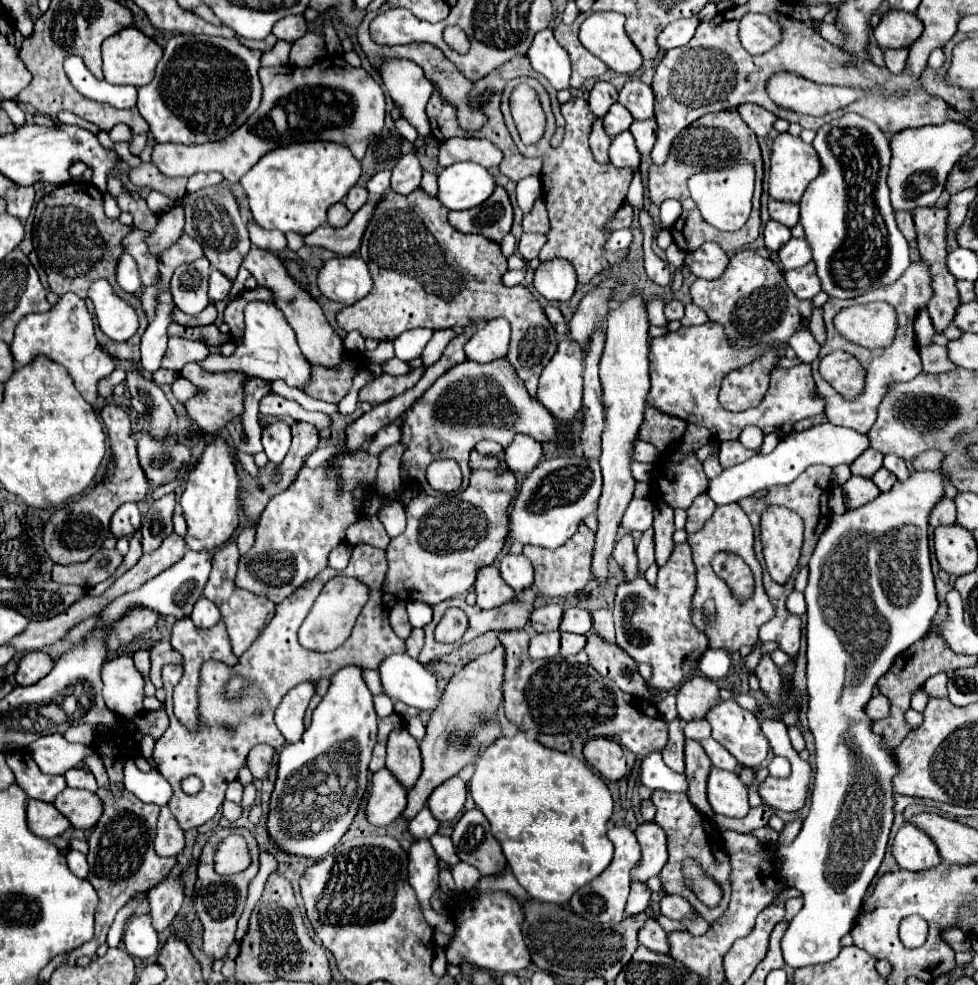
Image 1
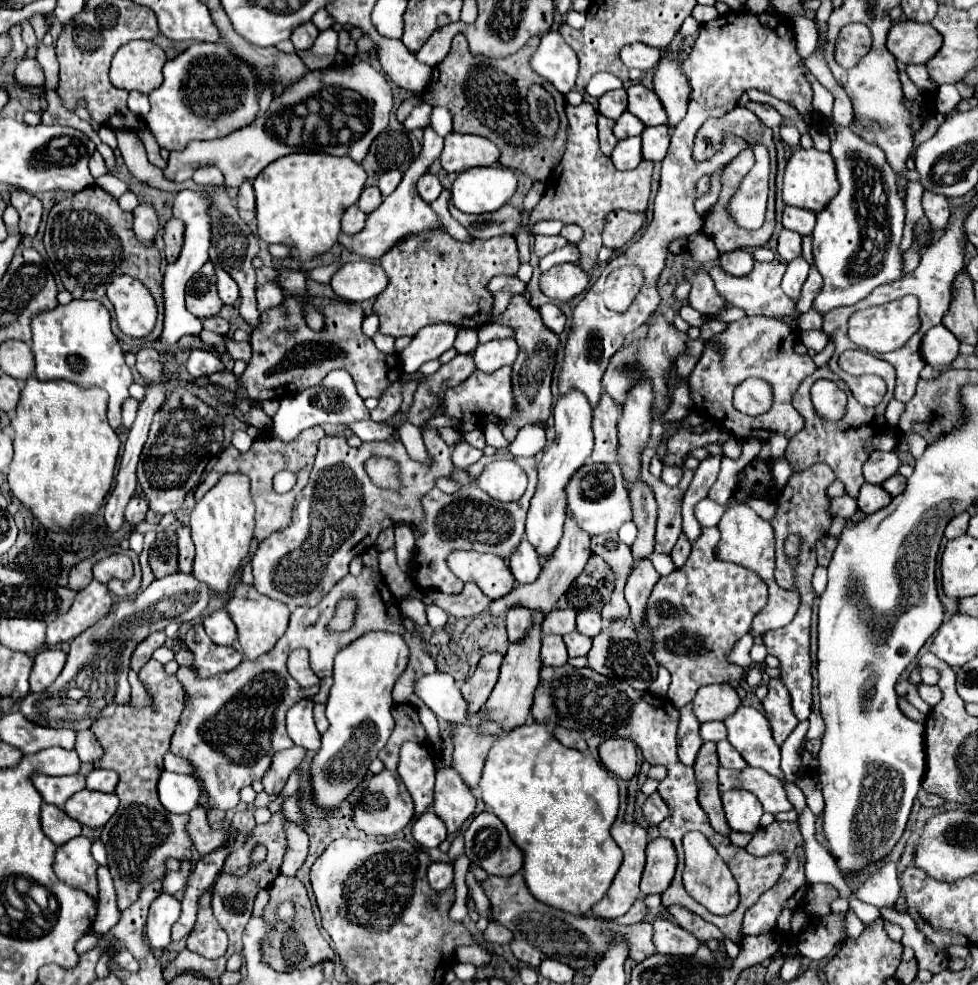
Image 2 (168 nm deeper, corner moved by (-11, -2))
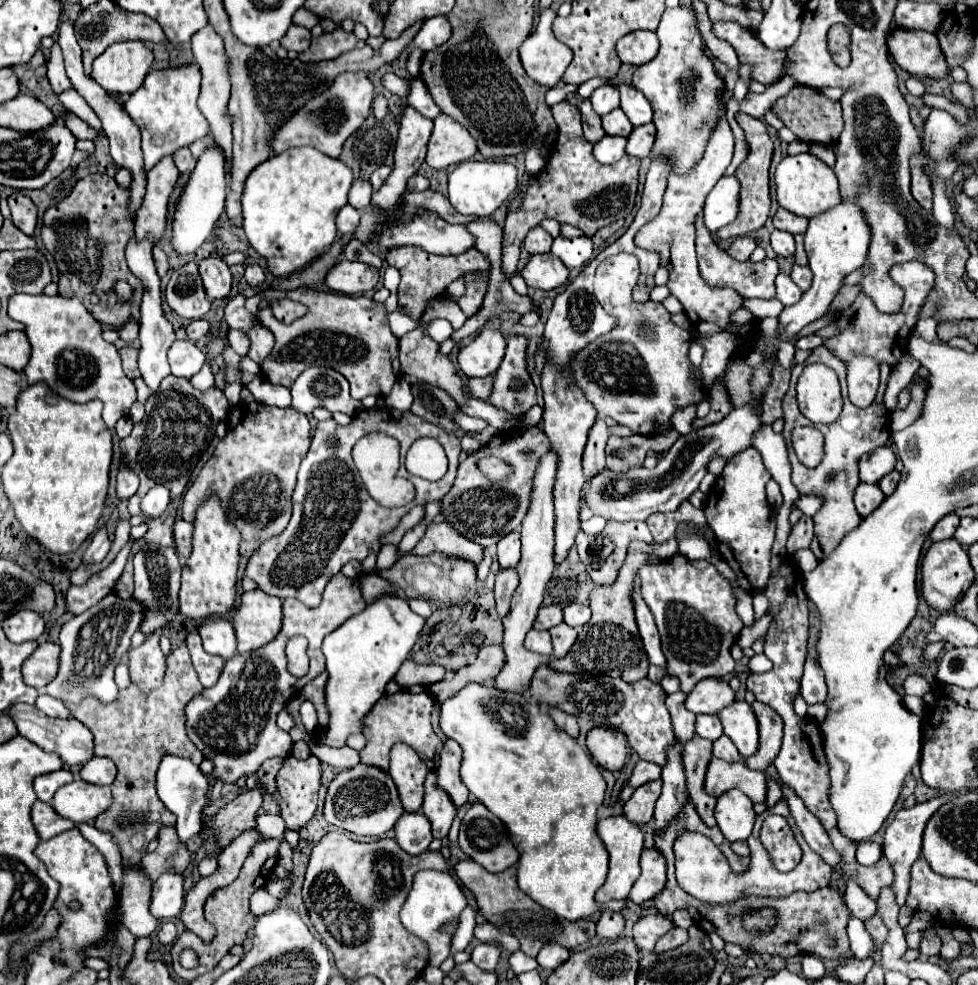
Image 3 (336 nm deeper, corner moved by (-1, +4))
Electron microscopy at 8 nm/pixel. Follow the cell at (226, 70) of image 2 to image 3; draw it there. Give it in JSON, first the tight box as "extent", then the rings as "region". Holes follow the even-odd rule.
{"extent":[124,65,210,173],"region":[[[196,65],[150,71],[138,91],[130,95],[124,103],[124,109],[138,121],[142,129],[142,153],[144,153],[144,171],[148,173],[162,157],[172,155],[174,149],[188,147],[196,139],[208,135],[210,127],[206,117],[200,113],[196,101],[200,93],[200,73]]]}

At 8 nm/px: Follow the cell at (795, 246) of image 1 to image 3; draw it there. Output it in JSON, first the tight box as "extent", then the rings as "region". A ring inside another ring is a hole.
{"extent":[776,273,802,305],"region":[[[780,273],[780,275],[776,277],[776,297],[778,297],[784,305],[794,305],[794,303],[800,301],[802,291],[798,289],[798,285],[794,285],[794,283],[790,281],[788,275]]]}

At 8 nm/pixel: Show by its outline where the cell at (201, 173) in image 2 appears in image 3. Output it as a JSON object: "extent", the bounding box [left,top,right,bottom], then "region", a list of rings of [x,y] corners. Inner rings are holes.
{"extent":[172,147,196,173],"region":[[[182,147],[182,149],[174,151],[172,157],[174,157],[174,163],[176,163],[180,173],[188,173],[188,171],[192,171],[196,167],[196,159],[190,155],[188,147]]]}

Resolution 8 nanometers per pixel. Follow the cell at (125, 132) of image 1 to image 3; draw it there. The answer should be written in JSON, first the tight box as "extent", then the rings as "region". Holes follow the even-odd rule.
{"extent":[58,89,100,131],"region":[[[66,89],[66,91],[62,91],[62,93],[58,95],[58,99],[60,99],[60,103],[62,103],[68,111],[72,111],[72,113],[78,115],[80,119],[84,119],[90,127],[94,127],[96,131],[100,131],[98,117],[96,117],[96,113],[88,107],[88,103],[84,101],[82,95],[78,95],[74,89]]]}

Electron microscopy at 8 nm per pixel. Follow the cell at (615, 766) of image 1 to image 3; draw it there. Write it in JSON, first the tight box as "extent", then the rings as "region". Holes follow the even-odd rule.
{"extent":[586,727,626,771],"region":[[[594,727],[586,737],[586,747],[602,769],[620,771],[626,763],[626,735],[618,729]]]}

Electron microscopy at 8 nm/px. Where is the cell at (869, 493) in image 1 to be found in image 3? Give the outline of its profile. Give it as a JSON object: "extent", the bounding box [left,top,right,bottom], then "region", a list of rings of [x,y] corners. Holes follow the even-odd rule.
{"extent":[854,483,884,517],"region":[[[866,483],[858,485],[856,495],[854,495],[854,503],[856,503],[856,509],[862,517],[868,517],[882,501],[884,501],[884,493],[880,491],[878,485],[866,485]]]}

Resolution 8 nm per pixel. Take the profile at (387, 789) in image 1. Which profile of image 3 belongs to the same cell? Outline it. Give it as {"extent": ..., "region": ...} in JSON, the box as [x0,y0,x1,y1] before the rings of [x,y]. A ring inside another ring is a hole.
{"extent":[324,763,404,837],"region":[[[358,763],[352,769],[340,771],[326,793],[326,803],[324,803],[324,819],[344,831],[356,833],[356,835],[370,835],[370,837],[378,837],[388,833],[396,821],[400,819],[400,815],[404,813],[402,803],[398,799],[398,791],[396,785],[392,781],[392,777],[376,767],[368,767]]]}

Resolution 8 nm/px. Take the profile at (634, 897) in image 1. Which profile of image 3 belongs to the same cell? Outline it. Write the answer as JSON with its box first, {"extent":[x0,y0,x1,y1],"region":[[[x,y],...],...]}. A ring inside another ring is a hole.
{"extent":[596,913,624,941],"region":[[[602,913],[600,921],[596,923],[596,933],[602,941],[614,941],[622,935],[624,917],[620,913]]]}

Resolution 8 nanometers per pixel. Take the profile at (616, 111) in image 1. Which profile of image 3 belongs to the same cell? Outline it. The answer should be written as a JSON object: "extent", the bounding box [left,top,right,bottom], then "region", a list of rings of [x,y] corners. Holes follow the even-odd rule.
{"extent":[602,109,632,137],"region":[[[614,109],[612,113],[604,115],[602,127],[608,135],[622,135],[622,137],[628,137],[632,131],[632,123],[628,121],[628,117],[624,115],[622,109]]]}

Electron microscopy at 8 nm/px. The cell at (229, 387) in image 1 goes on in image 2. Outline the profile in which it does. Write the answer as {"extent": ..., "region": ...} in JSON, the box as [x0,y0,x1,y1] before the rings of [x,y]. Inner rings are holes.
{"extent":[208,297,392,401],"region":[[[286,297],[284,313],[280,307],[268,309],[260,315],[260,323],[252,331],[250,339],[256,339],[256,345],[252,345],[252,359],[242,375],[234,375],[232,371],[214,373],[208,377],[210,383],[220,383],[222,387],[230,389],[232,393],[238,393],[238,389],[246,389],[246,397],[250,401],[266,401],[266,399],[282,399],[282,395],[294,395],[298,391],[316,387],[322,383],[322,379],[334,371],[344,369],[352,375],[358,395],[362,399],[368,397],[380,397],[384,387],[392,383],[392,369],[388,369],[386,359],[388,355],[380,353],[374,347],[374,341],[364,337],[360,325],[364,319],[364,311],[356,303],[348,303],[342,299],[316,299],[310,297],[320,311],[326,317],[326,327],[322,333],[314,333],[306,327],[302,305]]]}

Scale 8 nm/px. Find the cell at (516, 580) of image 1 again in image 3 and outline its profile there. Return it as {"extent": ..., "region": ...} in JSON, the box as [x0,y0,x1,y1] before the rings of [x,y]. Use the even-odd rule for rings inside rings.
{"extent":[498,531,520,569],"region":[[[512,531],[498,543],[498,563],[502,569],[516,567],[520,557],[520,533]]]}

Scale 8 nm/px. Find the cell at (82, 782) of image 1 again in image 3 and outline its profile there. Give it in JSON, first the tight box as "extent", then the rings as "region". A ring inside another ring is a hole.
{"extent":[80,757,116,785],"region":[[[94,757],[82,767],[80,777],[94,785],[112,785],[116,779],[116,765],[108,757]]]}

